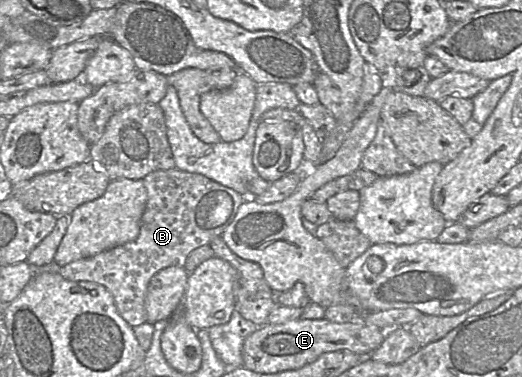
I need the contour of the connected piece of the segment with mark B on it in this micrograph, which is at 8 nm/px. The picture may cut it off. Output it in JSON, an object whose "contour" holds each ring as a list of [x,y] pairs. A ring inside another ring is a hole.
{"contour":[[[177,168],[151,172],[142,180],[148,198],[138,237],[133,241],[105,250],[94,256],[72,261],[59,269],[59,274],[66,280],[90,281],[104,286],[113,296],[121,317],[132,327],[147,323],[145,296],[151,278],[166,267],[184,267],[188,255],[194,249],[210,244],[214,238],[222,235],[233,221],[240,205],[247,200],[237,191],[201,174],[189,173]]]}

